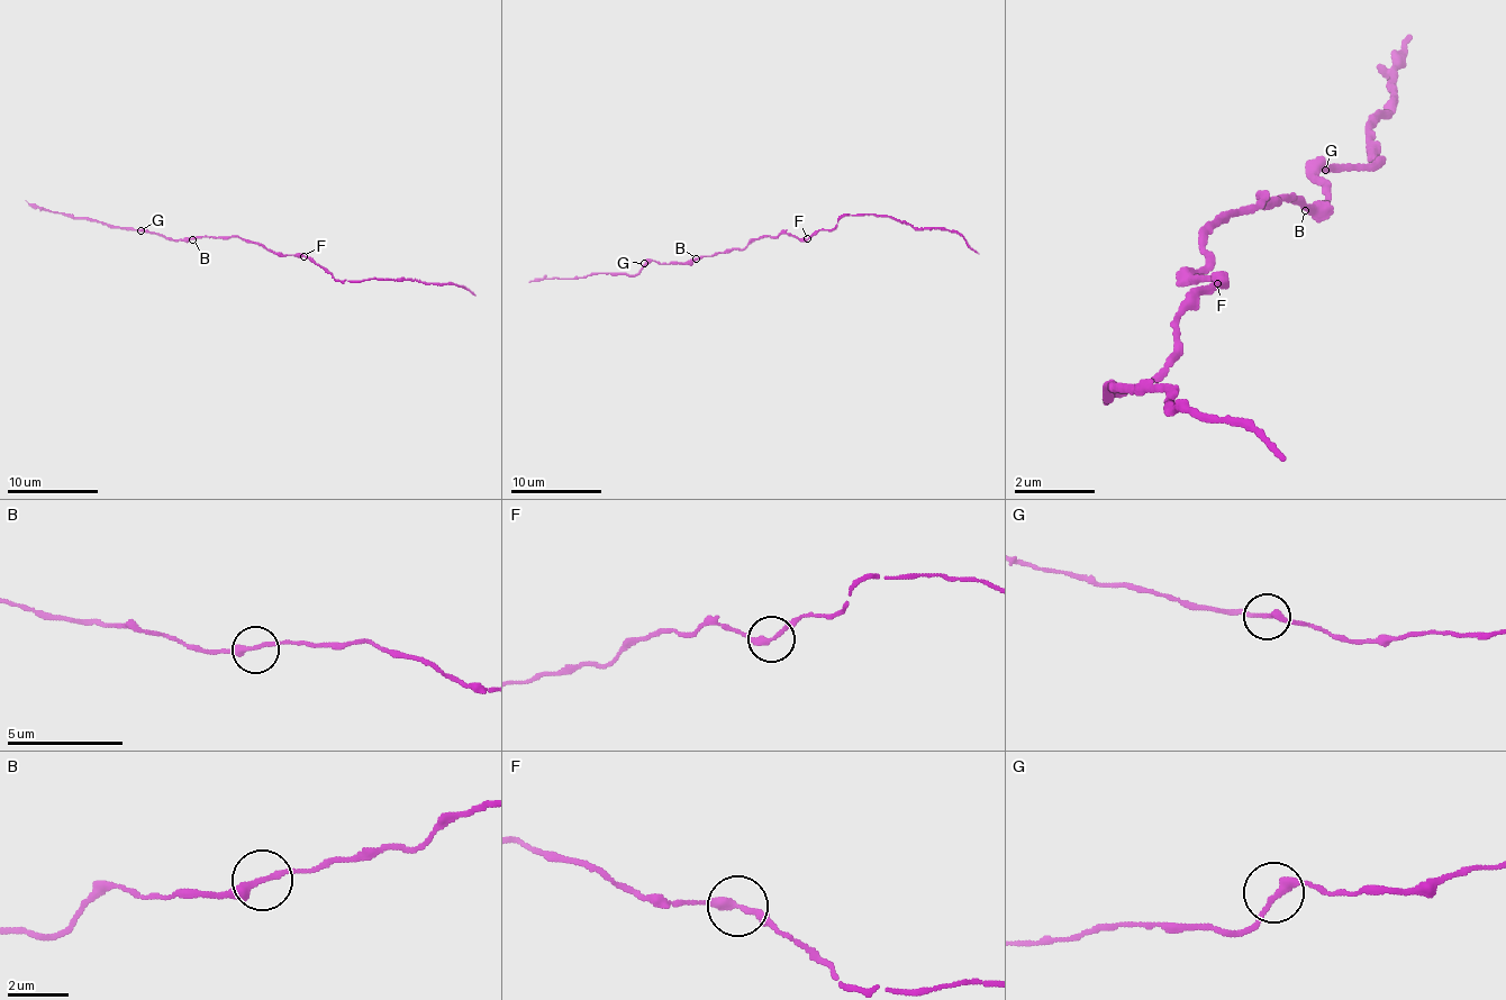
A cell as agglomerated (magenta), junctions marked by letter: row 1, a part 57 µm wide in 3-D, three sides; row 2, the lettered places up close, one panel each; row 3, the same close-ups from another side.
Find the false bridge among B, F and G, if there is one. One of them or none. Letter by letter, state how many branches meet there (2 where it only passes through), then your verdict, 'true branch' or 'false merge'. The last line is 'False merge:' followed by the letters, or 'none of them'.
B: 2 branches meet; true branch
F: 2 branches meet; true branch
G: 2 branches meet; true branch
False merge: none of them

